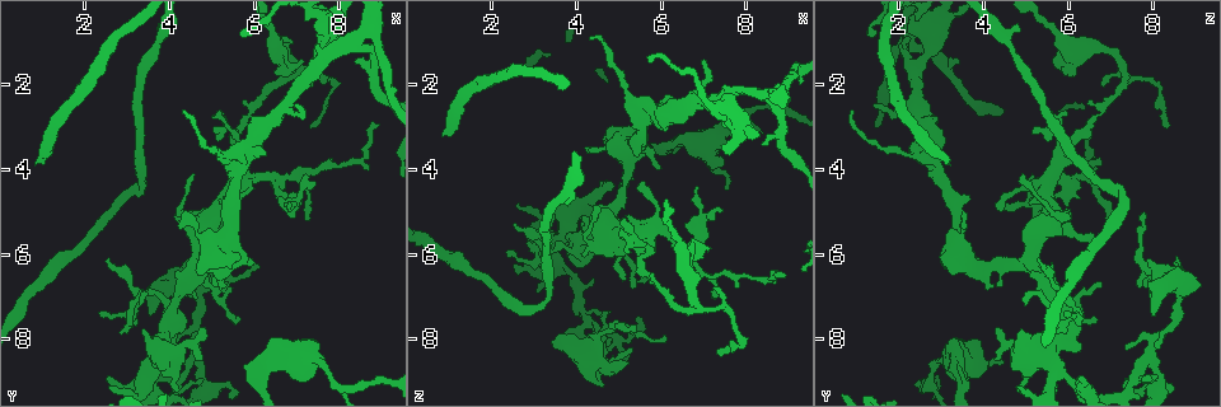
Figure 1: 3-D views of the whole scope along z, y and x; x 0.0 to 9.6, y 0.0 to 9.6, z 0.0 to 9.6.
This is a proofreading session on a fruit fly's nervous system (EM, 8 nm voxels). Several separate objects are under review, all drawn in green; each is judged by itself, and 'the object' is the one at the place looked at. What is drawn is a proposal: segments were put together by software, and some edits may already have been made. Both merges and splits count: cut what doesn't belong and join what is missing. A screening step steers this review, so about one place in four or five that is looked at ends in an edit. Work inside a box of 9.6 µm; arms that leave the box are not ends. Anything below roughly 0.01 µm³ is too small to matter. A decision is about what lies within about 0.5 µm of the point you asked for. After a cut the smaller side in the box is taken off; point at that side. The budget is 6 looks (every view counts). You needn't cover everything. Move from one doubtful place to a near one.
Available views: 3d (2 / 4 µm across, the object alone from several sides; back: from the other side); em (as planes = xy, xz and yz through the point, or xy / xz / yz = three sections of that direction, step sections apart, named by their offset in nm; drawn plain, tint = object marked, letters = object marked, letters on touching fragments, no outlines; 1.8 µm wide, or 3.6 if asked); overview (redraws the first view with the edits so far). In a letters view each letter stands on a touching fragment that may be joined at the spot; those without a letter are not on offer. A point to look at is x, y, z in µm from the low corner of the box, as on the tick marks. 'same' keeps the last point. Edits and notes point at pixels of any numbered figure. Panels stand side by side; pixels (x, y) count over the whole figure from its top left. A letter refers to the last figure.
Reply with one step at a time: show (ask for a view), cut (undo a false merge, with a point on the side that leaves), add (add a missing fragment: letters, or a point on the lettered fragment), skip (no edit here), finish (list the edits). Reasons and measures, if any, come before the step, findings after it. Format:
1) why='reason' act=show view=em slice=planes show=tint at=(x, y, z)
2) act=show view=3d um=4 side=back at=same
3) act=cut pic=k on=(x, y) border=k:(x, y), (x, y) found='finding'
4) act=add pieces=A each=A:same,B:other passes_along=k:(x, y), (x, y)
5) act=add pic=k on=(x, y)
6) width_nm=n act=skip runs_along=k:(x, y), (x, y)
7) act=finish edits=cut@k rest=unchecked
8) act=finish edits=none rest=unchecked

why='tapers out' act=show view=em um=3.6 slice=planes show=letters at=(7.20, 4.10, 5.20)

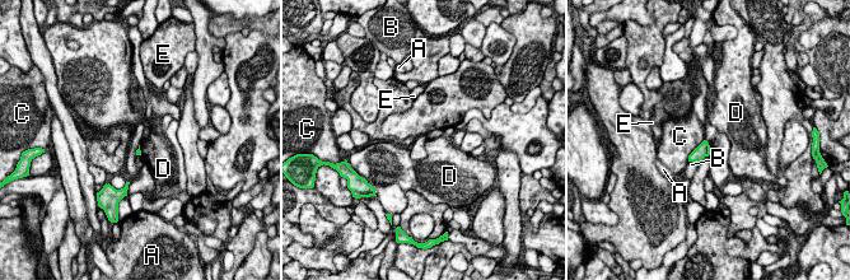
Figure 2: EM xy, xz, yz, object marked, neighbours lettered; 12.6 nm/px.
act=skip each=A:other,B:other,C:other,D:other,E:other border=2:(704, 139), (689, 155), (687, 160) found='none of them fits'

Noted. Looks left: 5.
why='thin arm on a thick one' act=show view=em um=3.6 slice=planes show=letters at=(4.45, 6.85, 8.65)

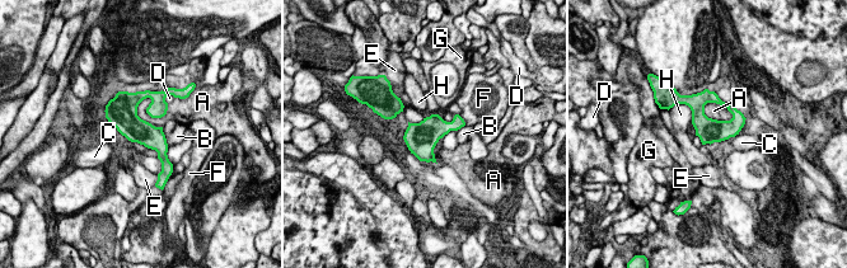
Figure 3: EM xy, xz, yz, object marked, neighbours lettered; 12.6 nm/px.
act=skip each=A:other,B:other,C:other,D:other,E:other,F:other,G:other,H:other border=3:(168, 104), (136, 114) found='all the same neuron'

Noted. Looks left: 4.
why='stops while still wide' act=show view=3d um=4 at=(6.45, 7.95, 3.35)

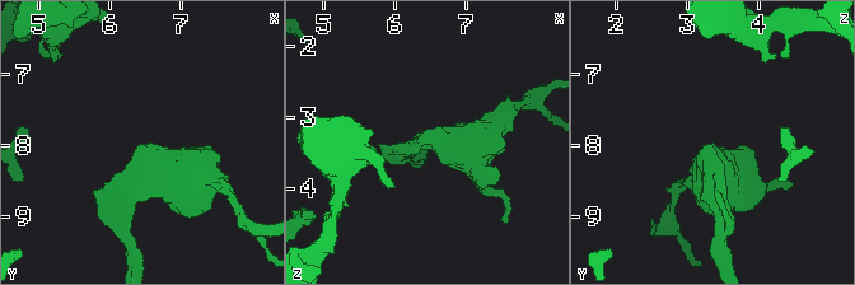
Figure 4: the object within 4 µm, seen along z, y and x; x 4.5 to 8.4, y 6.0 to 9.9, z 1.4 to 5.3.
why='need the tissue' act=show view=em um=3.6 slice=planes show=letters at=(6.40, 8.00, 3.35)

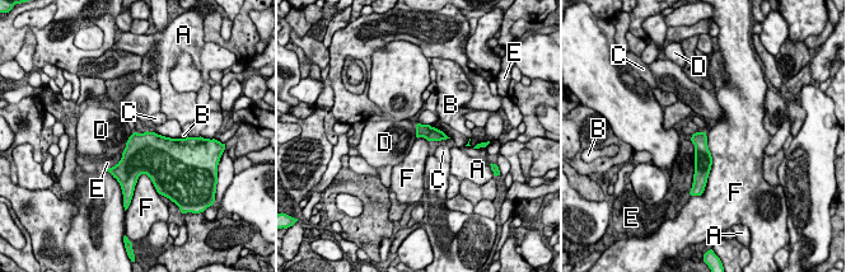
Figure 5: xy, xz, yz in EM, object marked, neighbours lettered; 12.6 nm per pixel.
act=skip each=A:other,B:other,C:other,D:other,E:other,F:other border=5:(134, 132), (122, 150) found='no lettered fragment goes on from it'

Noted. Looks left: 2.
act=finish edits=none rest=unchecked

